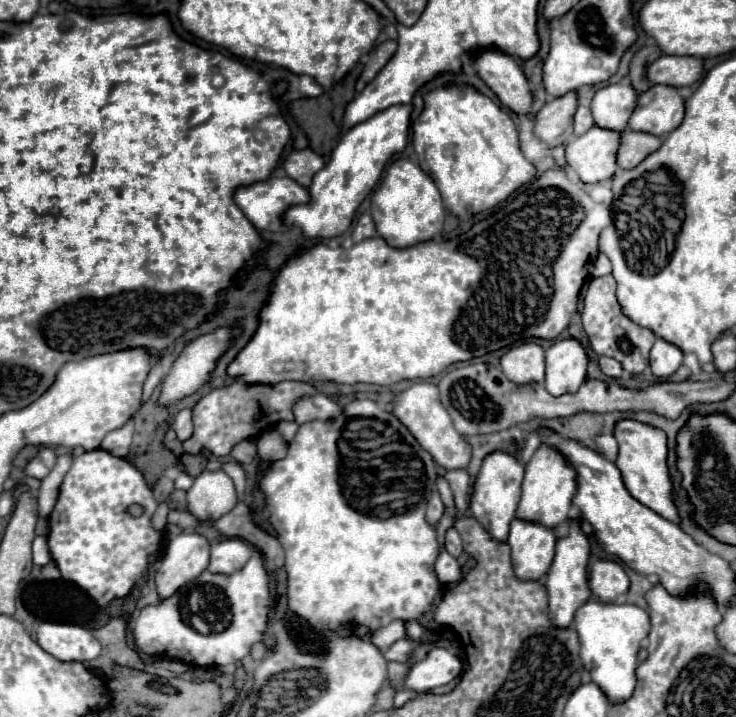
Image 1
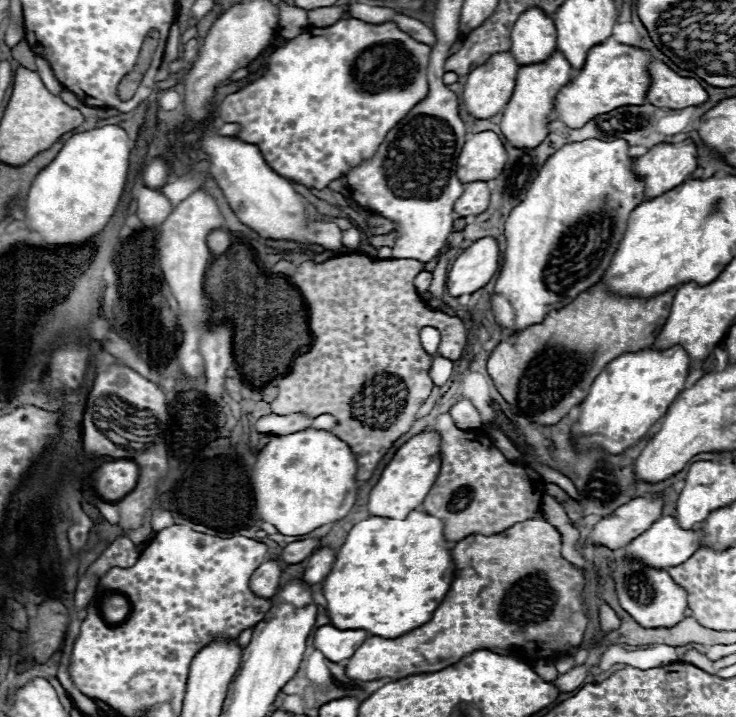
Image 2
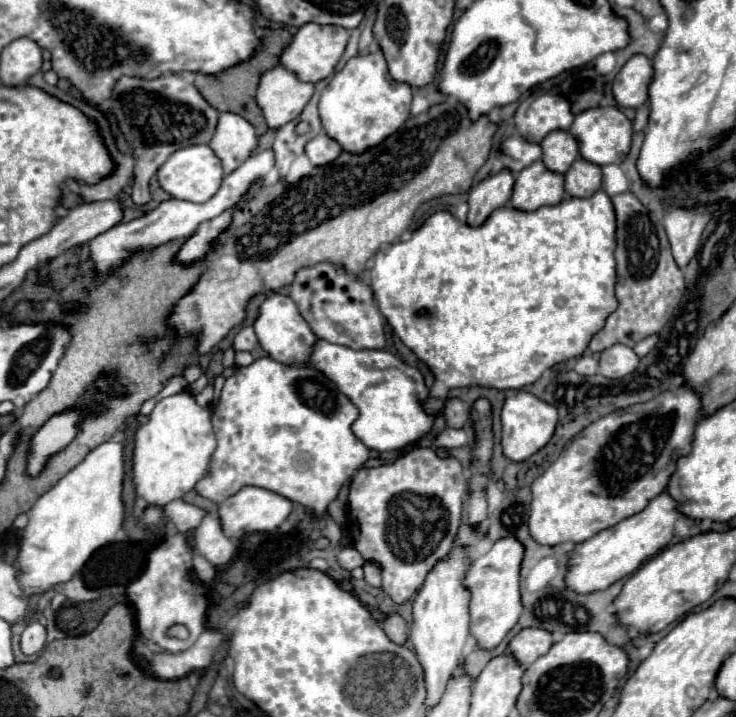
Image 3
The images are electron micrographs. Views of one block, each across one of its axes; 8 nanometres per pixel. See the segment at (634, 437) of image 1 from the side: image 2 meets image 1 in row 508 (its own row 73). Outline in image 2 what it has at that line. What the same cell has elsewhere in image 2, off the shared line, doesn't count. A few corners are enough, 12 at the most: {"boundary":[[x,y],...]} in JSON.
{"boundary":[[664,62],[652,64],[646,100],[658,108],[700,106],[708,92]]}

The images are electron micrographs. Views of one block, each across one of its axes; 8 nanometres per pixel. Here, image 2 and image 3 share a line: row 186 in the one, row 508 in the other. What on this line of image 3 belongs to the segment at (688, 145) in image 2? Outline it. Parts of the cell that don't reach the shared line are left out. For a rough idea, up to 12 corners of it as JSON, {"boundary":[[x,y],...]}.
{"boundary":[[662,492],[568,554],[566,586],[606,590],[666,548],[678,518]]}

